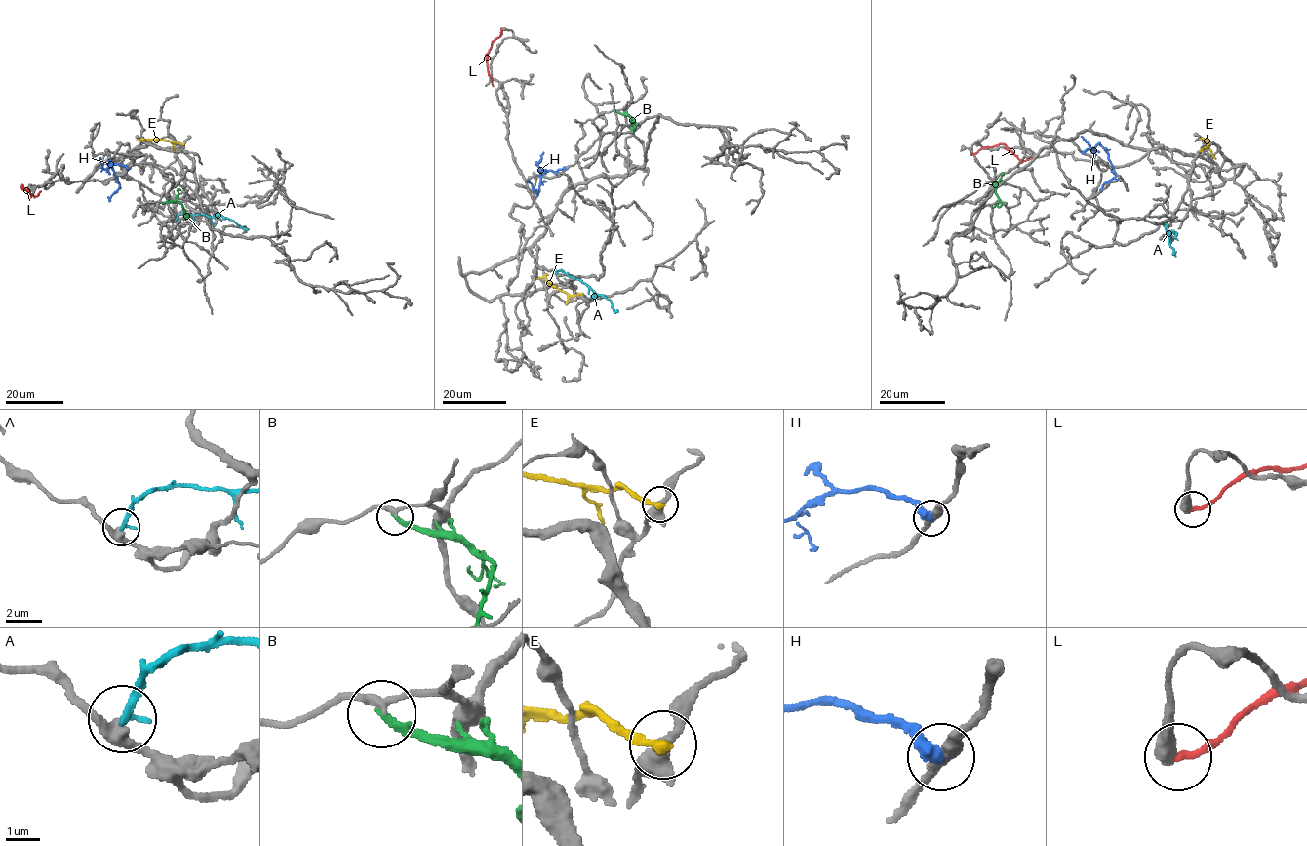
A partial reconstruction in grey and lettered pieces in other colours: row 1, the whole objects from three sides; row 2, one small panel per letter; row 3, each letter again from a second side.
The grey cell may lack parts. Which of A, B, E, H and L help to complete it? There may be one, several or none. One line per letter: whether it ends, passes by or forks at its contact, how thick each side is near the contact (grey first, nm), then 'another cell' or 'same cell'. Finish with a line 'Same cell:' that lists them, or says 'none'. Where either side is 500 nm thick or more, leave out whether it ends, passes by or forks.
A: it ends; calibres 360 and 240 nm; another cell
B: it ends; calibres 240 and 220 nm; another cell
E: it ends; calibres 320 and 340 nm; another cell
H: it ends; calibres 320 and 460 nm; another cell
L: calibres 550 and 220 nm; another cell
Same cell: none

